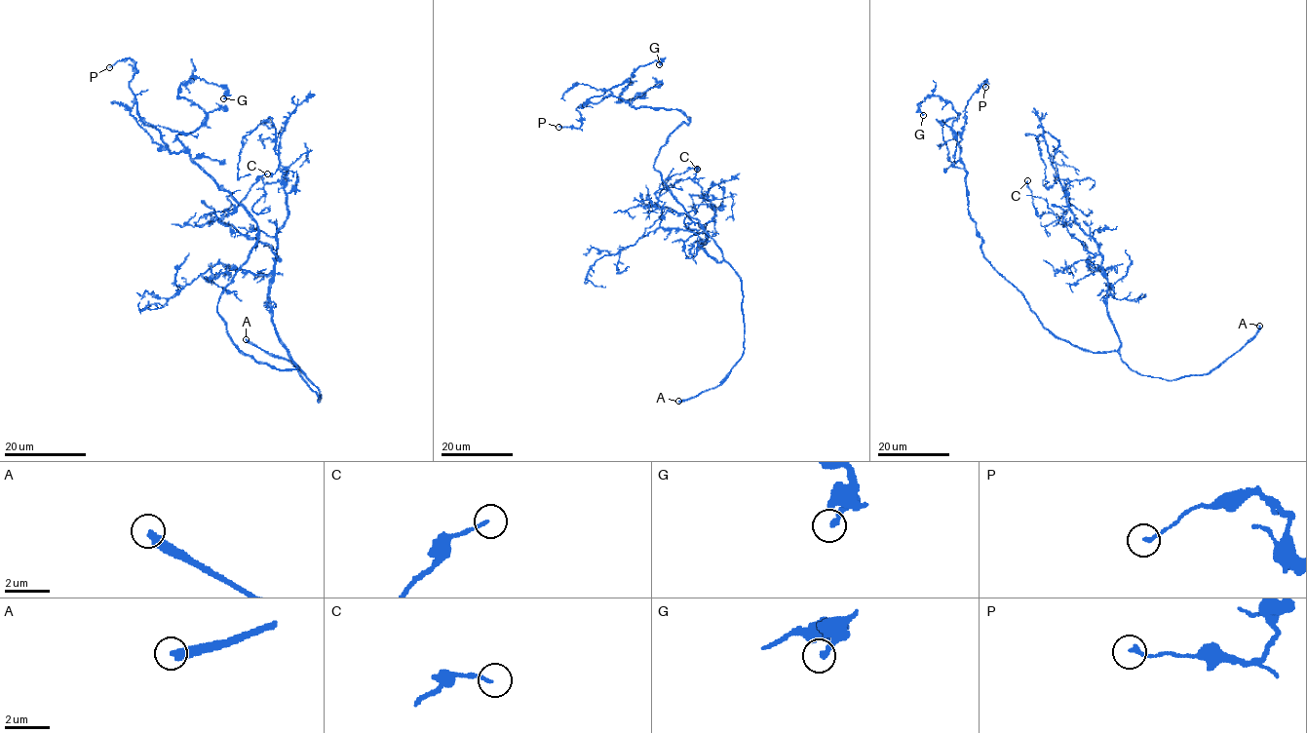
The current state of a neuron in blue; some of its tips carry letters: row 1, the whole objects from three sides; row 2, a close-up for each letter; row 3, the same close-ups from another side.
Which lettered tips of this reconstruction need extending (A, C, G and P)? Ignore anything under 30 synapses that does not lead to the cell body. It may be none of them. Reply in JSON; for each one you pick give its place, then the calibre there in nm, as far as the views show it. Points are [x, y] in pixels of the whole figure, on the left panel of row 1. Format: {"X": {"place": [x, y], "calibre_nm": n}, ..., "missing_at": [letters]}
{"A": {"place": [246, 339], "calibre_nm": 320}, "missing_at": ["A"]}

